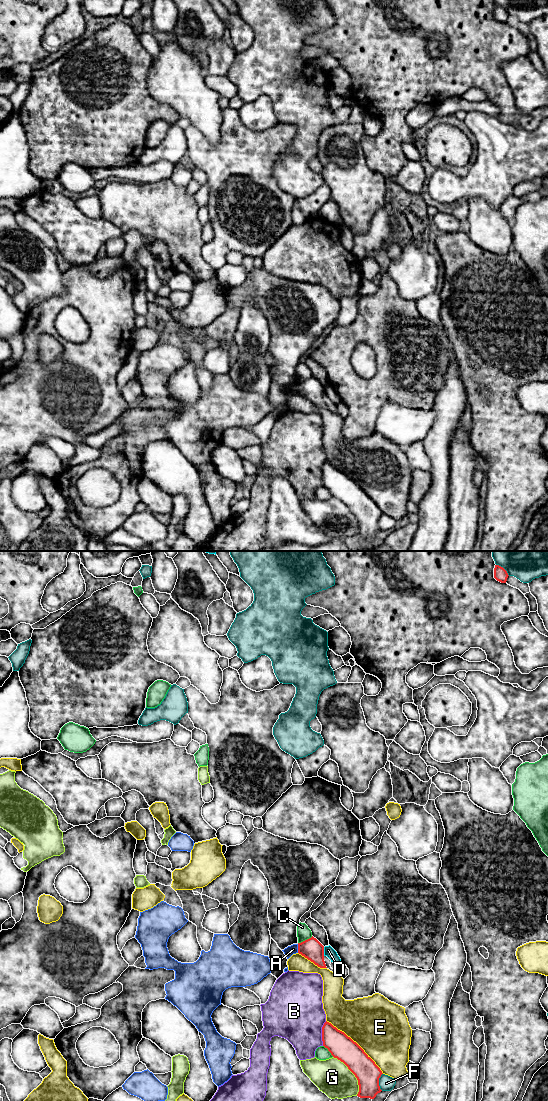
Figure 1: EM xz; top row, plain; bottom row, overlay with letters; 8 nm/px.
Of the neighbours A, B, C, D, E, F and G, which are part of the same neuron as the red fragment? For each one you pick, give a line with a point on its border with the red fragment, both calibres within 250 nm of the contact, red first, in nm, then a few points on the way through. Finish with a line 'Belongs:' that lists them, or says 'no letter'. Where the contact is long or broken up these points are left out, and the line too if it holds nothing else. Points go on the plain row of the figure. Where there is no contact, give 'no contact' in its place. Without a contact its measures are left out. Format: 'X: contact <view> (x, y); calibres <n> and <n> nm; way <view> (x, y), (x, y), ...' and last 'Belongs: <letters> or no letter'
Belongs: no letter

